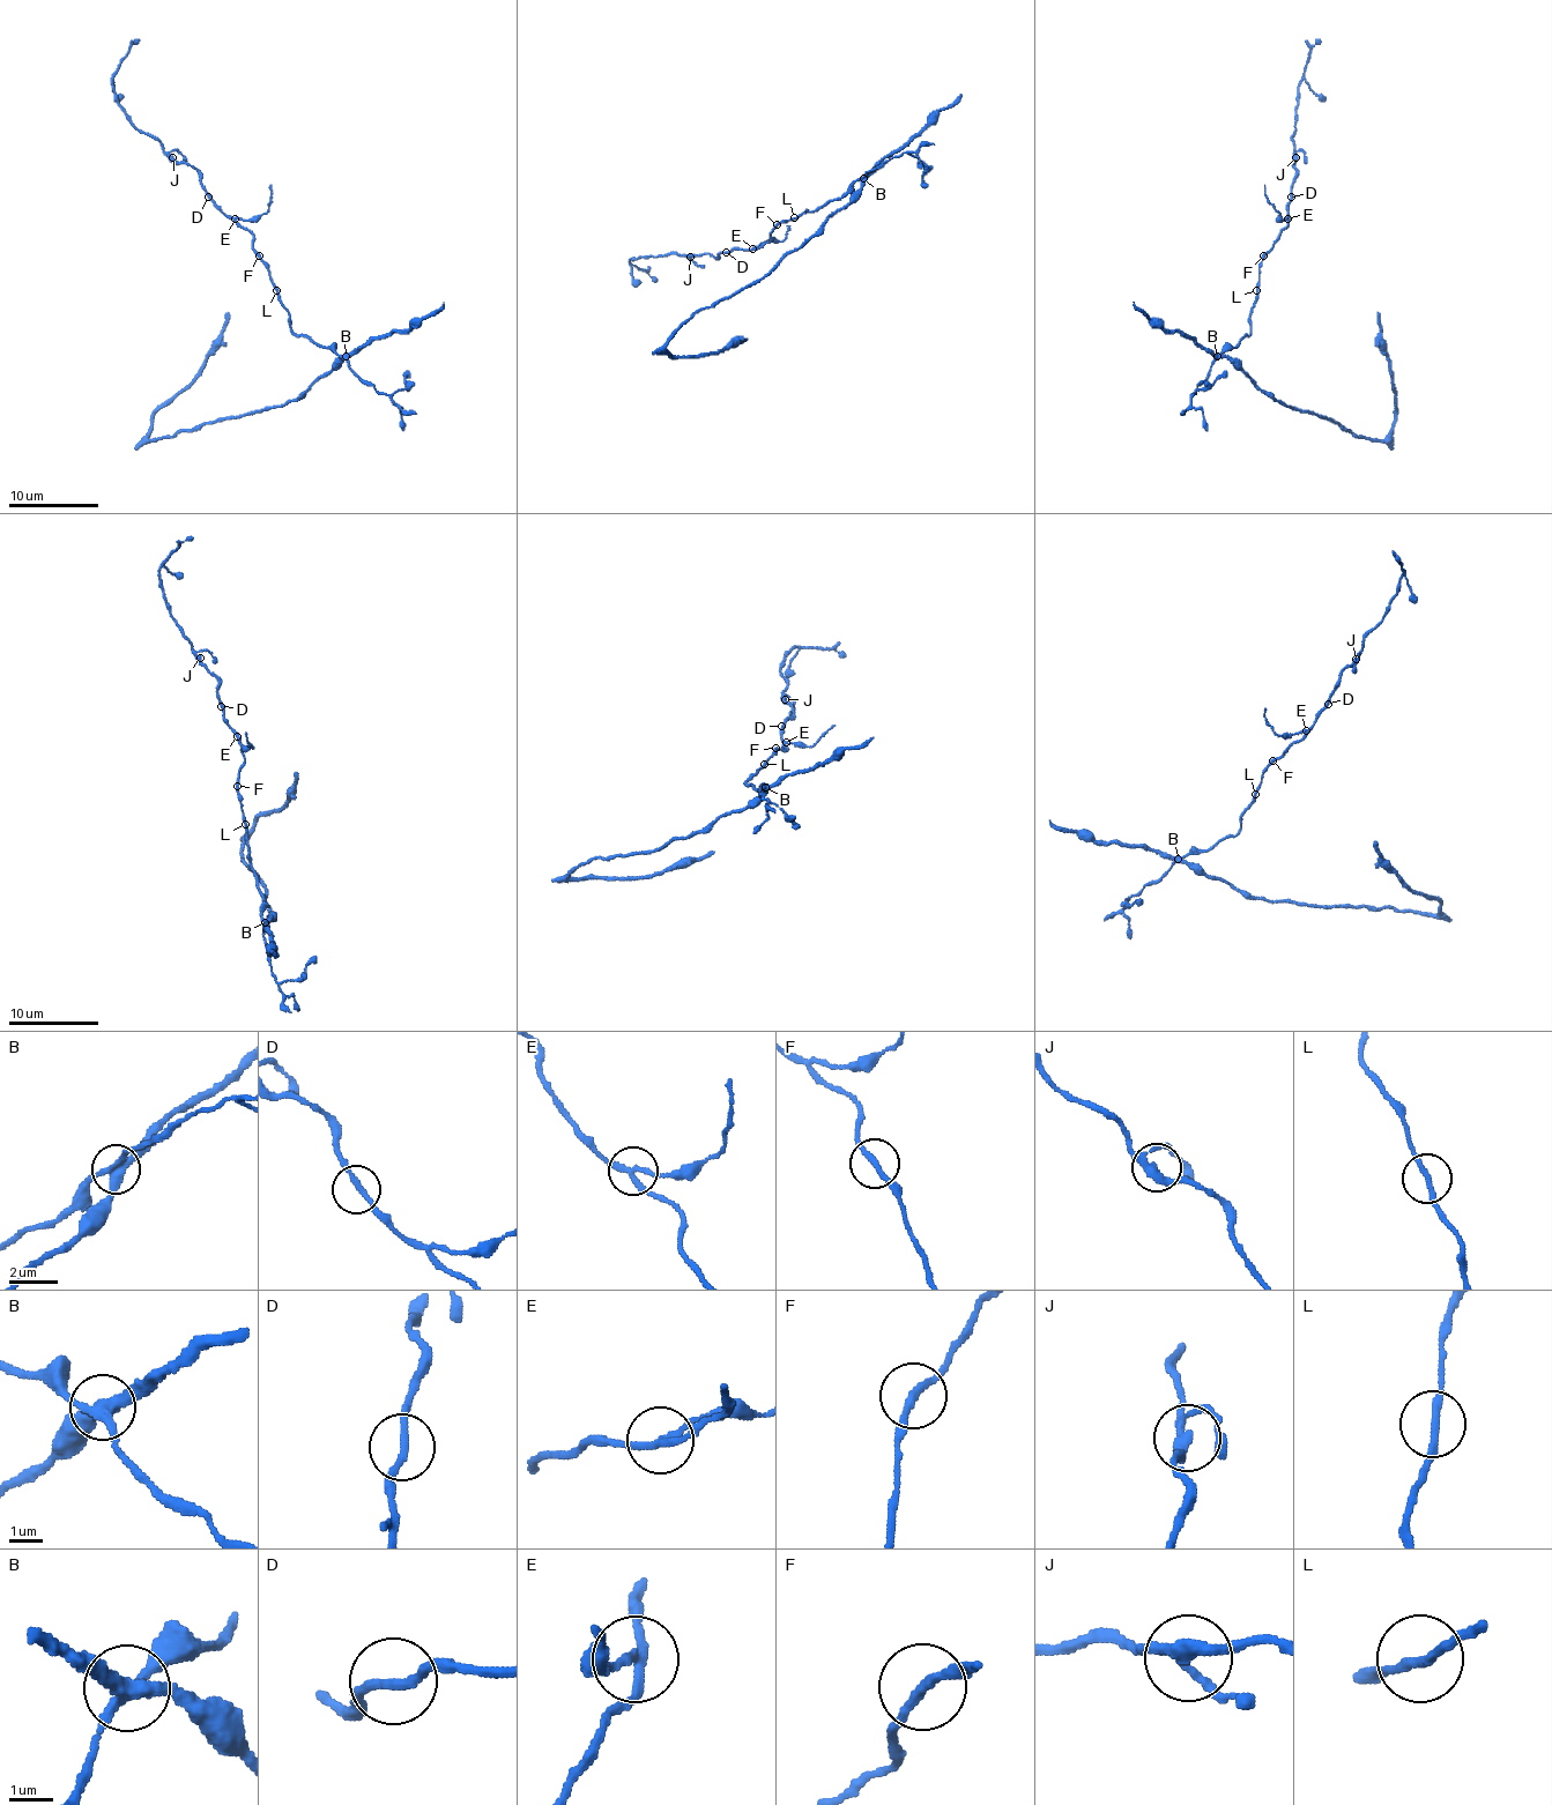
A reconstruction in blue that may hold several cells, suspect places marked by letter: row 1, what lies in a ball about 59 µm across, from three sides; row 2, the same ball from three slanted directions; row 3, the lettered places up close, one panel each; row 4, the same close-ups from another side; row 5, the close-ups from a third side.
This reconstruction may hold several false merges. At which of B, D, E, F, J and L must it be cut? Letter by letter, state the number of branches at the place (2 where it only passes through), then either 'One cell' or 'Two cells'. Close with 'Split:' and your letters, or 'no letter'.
B: Branches: 4. Two cells
D: Branches: 2. One cell
E: Branches: 3. Two cells
F: Branches: 2. One cell
J: Branches: 3. One cell
L: Branches: 2. One cell
Split: B, E

